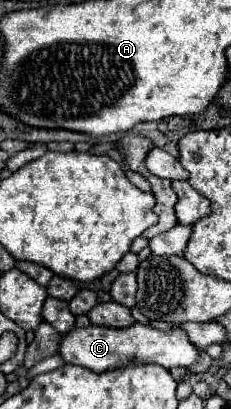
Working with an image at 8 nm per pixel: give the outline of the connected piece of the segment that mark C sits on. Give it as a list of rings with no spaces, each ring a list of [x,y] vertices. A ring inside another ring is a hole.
[[[134,323],[134,325],[122,327],[122,329],[100,327],[100,325],[72,329],[62,337],[60,347],[58,347],[58,355],[64,359],[64,363],[82,365],[96,373],[112,369],[112,367],[122,367],[132,359],[138,359],[144,363],[158,363],[166,369],[172,369],[172,367],[190,369],[198,363],[200,351],[202,349],[190,341],[188,333],[182,327],[172,327],[170,331],[160,331],[150,325],[142,325],[142,323]]]

